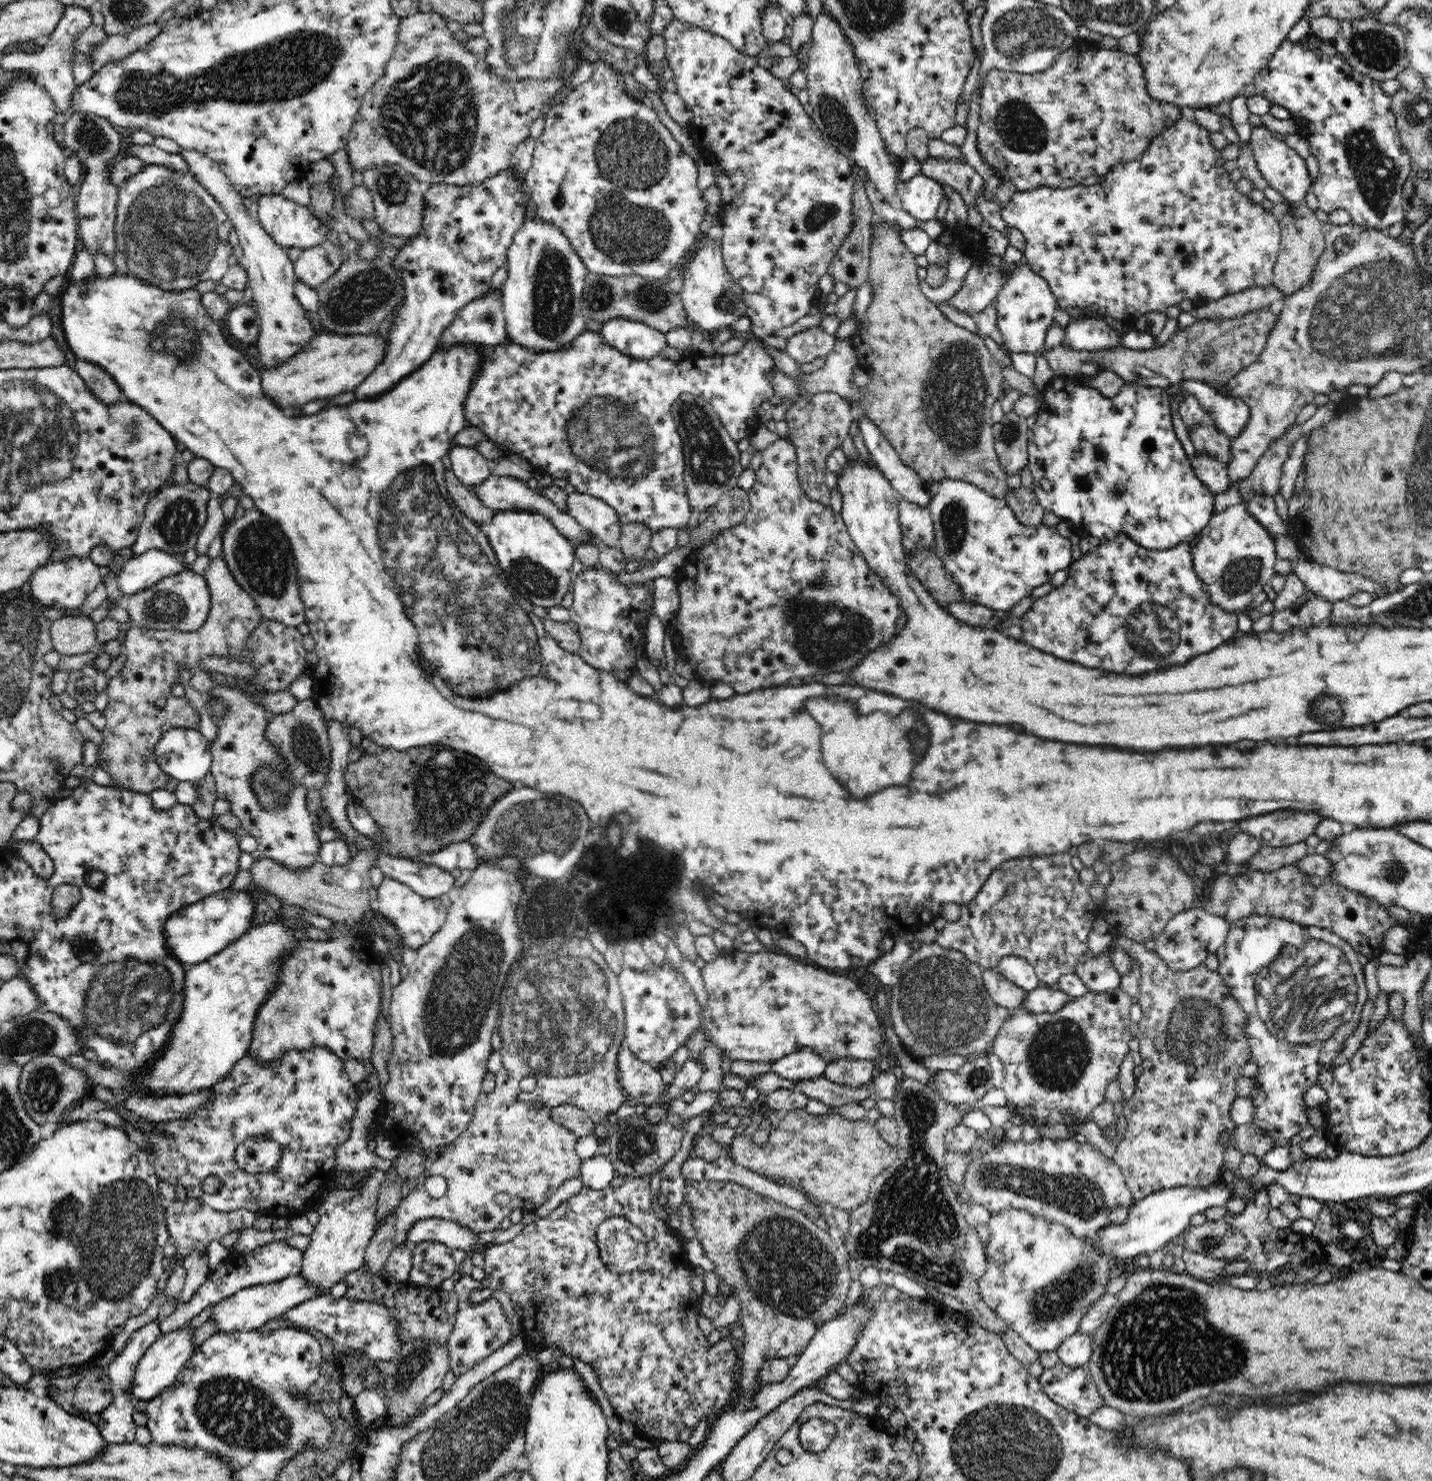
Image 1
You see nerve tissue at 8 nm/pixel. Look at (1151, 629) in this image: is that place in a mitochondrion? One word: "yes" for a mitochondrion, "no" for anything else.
yes

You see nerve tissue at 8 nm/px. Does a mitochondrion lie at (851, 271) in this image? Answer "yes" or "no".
no

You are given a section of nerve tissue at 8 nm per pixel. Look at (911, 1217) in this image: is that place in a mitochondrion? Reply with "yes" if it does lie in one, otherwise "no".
yes

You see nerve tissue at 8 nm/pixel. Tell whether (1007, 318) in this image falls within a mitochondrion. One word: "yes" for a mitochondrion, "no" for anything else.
no

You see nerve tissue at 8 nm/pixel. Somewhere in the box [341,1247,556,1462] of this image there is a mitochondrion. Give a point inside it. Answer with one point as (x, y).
(407, 1370)

